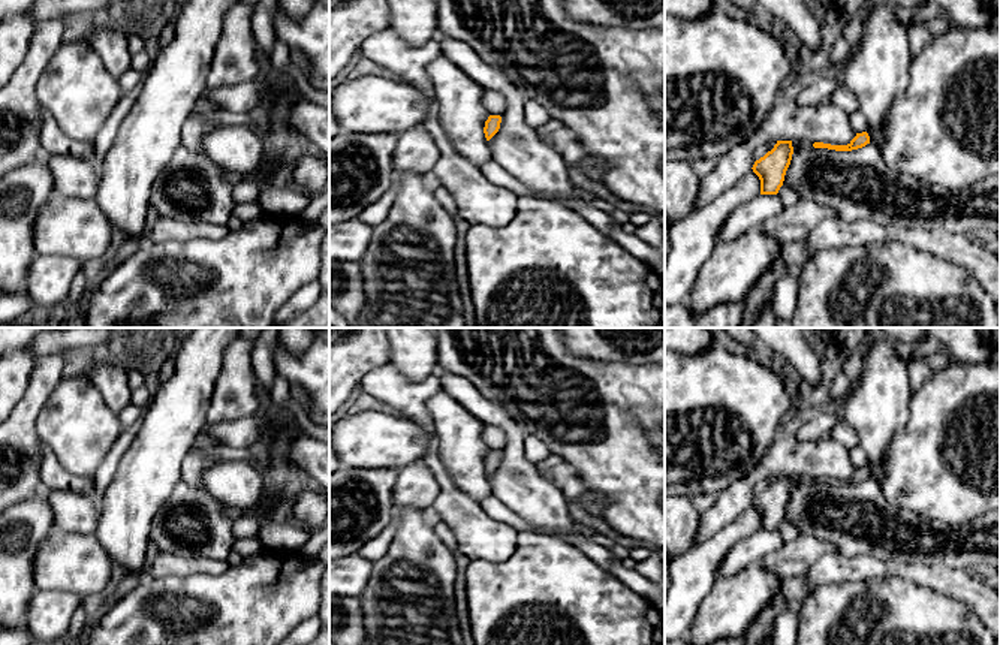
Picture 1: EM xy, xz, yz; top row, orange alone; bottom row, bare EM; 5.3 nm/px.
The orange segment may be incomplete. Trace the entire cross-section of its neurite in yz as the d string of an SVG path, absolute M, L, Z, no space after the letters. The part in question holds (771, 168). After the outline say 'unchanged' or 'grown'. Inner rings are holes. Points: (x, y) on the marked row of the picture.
M777 141L774 148L754 162L753 172L760 180L760 195L777 195L793 154L792 141Z; unchanged

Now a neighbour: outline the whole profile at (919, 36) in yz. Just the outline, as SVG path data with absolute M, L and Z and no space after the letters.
M925 24L910 27L907 34L913 55L918 55L934 39L934 34L927 28Z

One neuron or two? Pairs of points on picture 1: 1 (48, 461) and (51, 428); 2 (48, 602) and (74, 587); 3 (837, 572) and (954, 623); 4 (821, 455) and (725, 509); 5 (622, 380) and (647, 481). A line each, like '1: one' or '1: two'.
1: two
2: one
3: two
4: one
5: one

